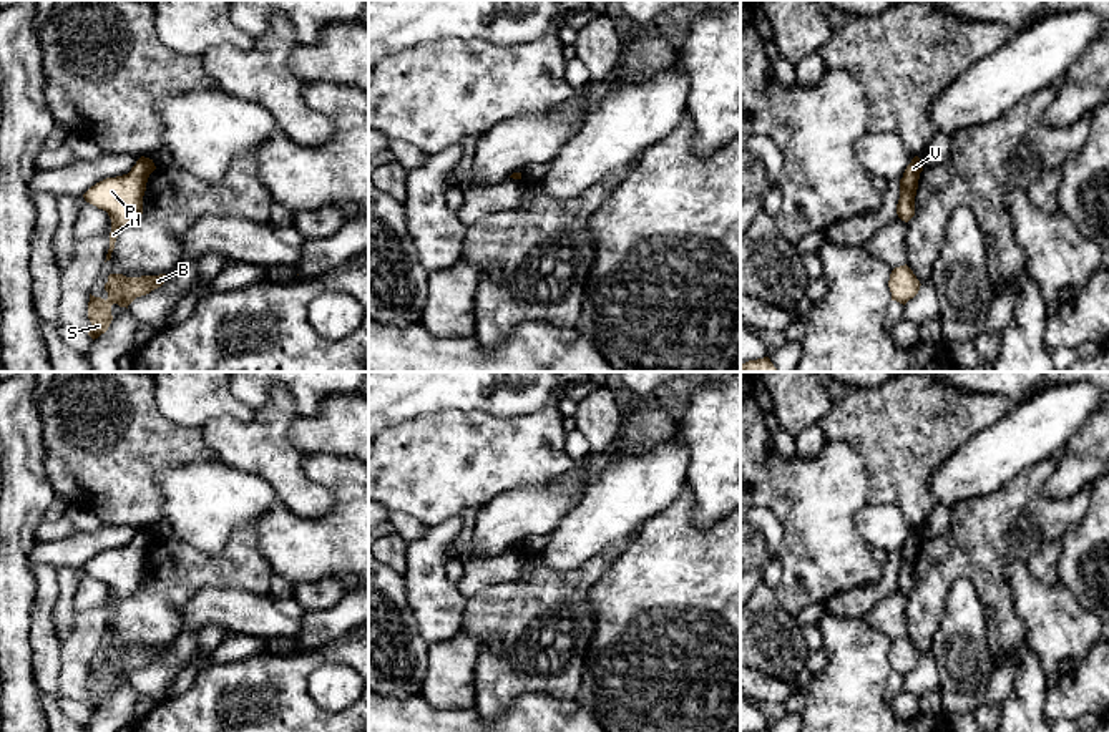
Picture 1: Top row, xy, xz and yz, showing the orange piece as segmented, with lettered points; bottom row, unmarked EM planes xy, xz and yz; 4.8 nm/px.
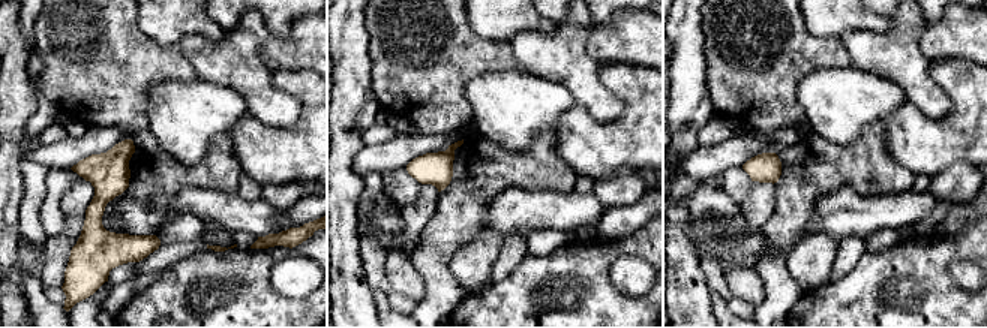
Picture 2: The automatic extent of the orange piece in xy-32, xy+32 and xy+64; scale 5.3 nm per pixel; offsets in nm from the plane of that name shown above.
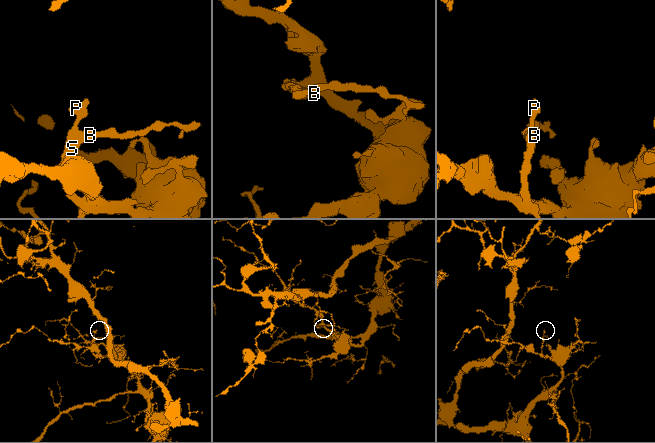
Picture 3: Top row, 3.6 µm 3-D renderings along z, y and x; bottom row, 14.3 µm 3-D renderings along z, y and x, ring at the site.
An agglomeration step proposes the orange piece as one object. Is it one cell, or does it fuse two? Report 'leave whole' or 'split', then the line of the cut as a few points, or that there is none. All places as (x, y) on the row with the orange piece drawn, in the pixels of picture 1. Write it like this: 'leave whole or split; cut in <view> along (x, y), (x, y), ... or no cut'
leave whole; no cut

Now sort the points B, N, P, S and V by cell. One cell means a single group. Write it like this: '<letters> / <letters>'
B N P S V

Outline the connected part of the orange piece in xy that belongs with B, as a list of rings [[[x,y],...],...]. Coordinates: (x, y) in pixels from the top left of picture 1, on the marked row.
[[[110,274],[105,290],[108,299],[95,297],[90,294],[88,302],[88,319],[91,329],[88,335],[95,340],[105,334],[113,320],[111,305],[118,304],[126,307],[141,295],[149,294],[151,290],[161,287],[166,281],[166,274],[159,276],[141,276],[141,277],[126,277],[123,274]]]

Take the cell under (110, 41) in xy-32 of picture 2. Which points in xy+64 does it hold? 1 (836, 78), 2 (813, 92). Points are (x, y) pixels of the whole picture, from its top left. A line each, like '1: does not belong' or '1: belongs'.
1: does not belong
2: does not belong

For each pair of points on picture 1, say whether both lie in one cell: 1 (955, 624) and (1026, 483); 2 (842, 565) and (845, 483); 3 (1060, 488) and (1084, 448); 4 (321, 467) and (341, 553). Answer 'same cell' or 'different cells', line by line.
1: different cells
2: same cell
3: same cell
4: same cell

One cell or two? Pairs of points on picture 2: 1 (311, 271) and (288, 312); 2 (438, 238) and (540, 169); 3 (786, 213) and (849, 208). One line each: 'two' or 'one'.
1: two
2: one
3: two

